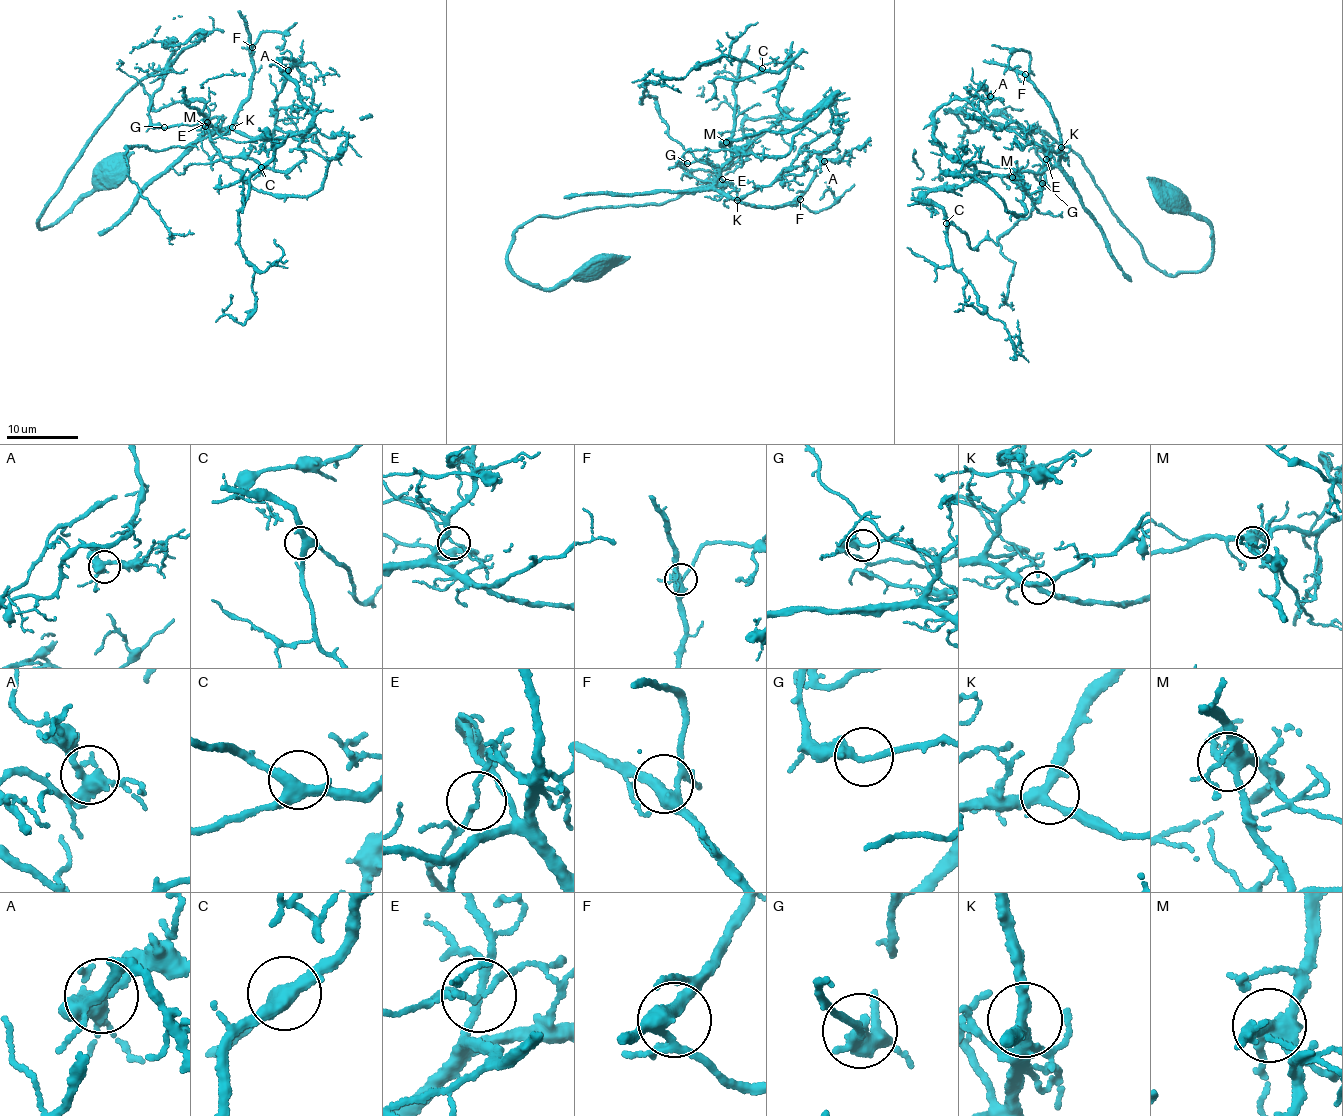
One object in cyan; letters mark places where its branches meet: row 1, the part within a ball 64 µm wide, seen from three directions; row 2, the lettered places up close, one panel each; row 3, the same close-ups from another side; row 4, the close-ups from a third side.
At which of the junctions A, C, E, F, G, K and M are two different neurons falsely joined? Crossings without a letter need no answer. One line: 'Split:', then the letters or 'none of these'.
Split: E, M

